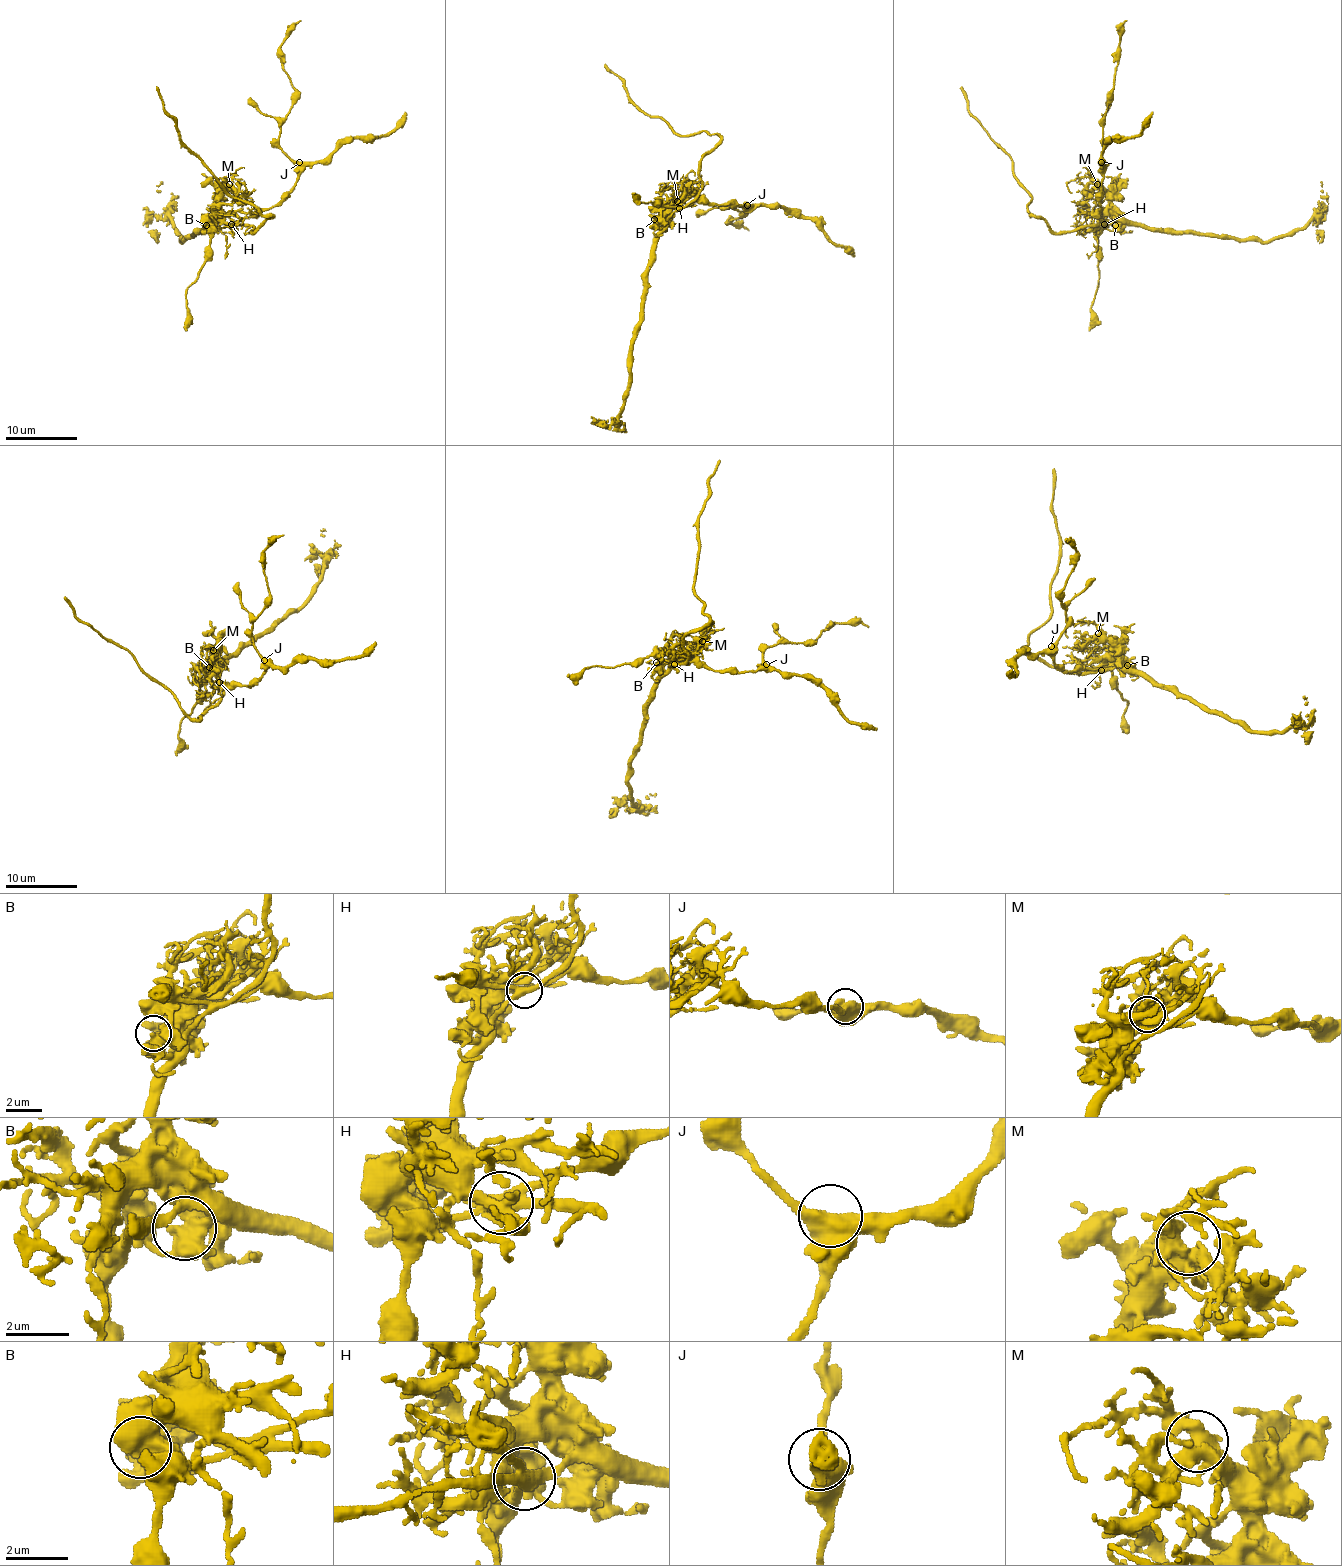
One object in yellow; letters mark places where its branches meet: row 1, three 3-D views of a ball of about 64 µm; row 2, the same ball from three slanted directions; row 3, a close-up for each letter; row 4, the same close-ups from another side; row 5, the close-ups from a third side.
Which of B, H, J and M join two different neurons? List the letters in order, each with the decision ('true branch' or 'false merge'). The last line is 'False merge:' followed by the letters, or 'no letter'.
B: true branch
H: false merge
J: true branch
M: true branch
False merge: H

